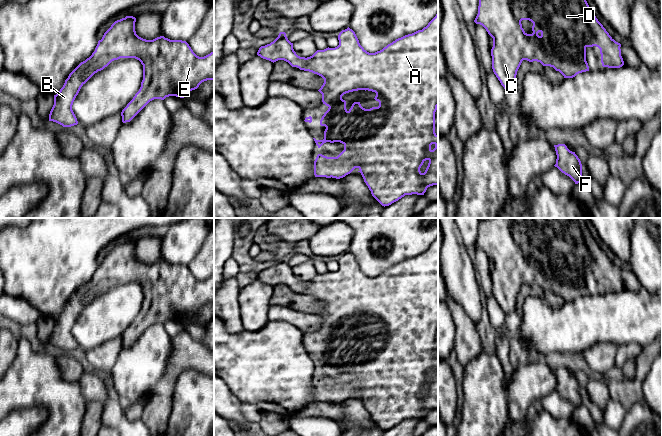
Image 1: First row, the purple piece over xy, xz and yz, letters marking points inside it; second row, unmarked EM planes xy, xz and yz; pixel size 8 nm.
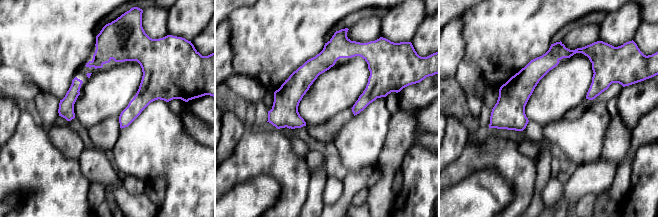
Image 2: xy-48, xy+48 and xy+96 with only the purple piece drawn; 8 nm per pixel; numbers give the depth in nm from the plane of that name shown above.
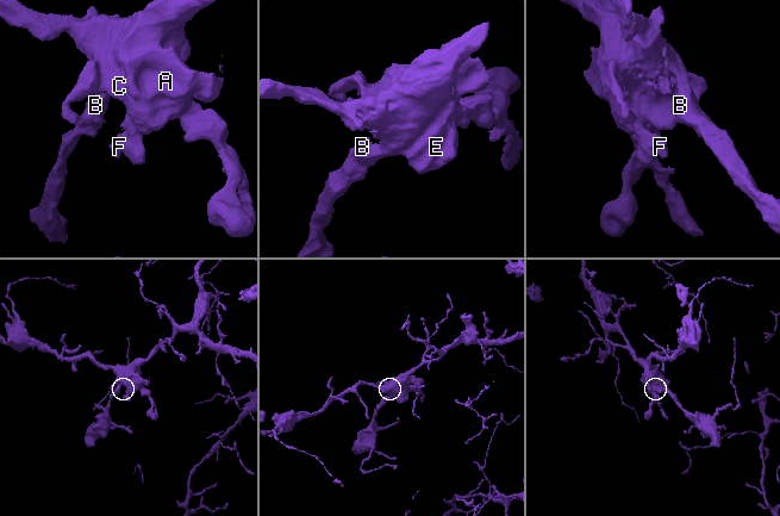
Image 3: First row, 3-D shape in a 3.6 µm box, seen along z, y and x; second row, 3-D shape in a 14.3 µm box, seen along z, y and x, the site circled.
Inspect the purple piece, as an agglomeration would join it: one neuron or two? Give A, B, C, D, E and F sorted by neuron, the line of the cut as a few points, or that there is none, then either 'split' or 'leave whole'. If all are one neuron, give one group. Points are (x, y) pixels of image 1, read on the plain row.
groups A B C D E F; cut none; leave whole

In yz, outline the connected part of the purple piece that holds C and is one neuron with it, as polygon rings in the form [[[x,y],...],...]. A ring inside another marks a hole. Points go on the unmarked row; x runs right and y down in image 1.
[[[479,218],[478,238],[474,246],[482,249],[493,262],[492,293],[505,314],[516,311],[517,295],[523,284],[540,286],[543,290],[553,291],[564,302],[573,302],[589,295],[586,272],[596,270],[600,273],[603,291],[620,292],[624,289],[621,268],[609,259],[581,218]],[[522,244],[533,247],[532,258],[524,255]]]

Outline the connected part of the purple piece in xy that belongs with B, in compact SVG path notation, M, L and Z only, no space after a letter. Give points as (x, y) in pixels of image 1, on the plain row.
M126 240L115 245L104 257L92 279L81 286L65 304L63 311L54 319L54 329L49 338L49 345L56 346L63 351L71 351L78 348L72 334L73 326L81 311L98 295L103 294L112 285L120 282L135 282L143 289L143 304L139 315L122 334L122 346L130 346L150 325L154 323L164 324L169 320L184 322L192 314L207 304L214 304L214 275L199 281L189 268L182 264L170 264L164 260L153 264L139 261L135 255L136 242Z

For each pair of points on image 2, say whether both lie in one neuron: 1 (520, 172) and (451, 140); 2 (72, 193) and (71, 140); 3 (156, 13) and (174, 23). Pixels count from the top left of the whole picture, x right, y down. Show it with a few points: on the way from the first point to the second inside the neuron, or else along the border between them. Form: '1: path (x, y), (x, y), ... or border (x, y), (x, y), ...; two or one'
1: border (471, 135), (461, 154), (449, 164); two
2: border (52, 143), (65, 156), (77, 159); two
3: border (167, 10), (167, 32), (169, 34); two

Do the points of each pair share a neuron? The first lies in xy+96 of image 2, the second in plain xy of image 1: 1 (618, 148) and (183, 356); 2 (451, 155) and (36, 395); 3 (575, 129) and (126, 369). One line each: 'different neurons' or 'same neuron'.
1: same neuron
2: different neurons
3: same neuron

